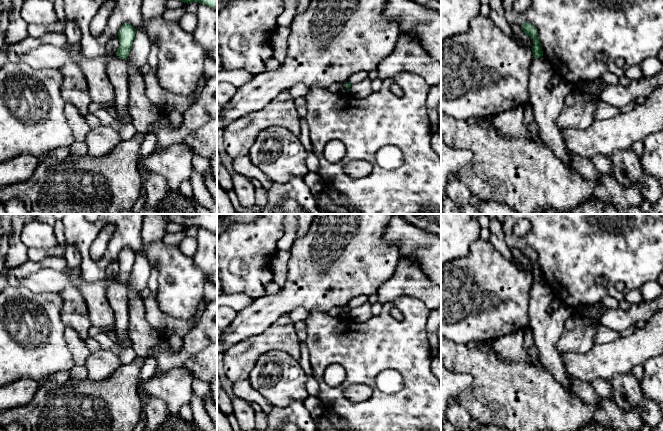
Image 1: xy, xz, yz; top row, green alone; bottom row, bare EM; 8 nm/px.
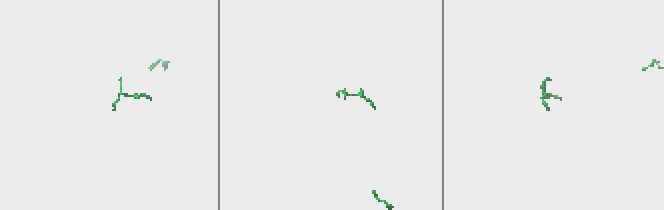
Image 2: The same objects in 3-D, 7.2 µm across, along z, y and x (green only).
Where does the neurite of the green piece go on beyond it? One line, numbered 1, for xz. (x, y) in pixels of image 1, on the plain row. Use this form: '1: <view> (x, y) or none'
1: none

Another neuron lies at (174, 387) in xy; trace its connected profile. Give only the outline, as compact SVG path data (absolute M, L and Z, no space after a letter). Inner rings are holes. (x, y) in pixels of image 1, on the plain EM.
M174 368L159 375L153 375L144 383L144 390L163 401L169 414L179 413L180 408L189 404L194 395L194 377L186 368Z

